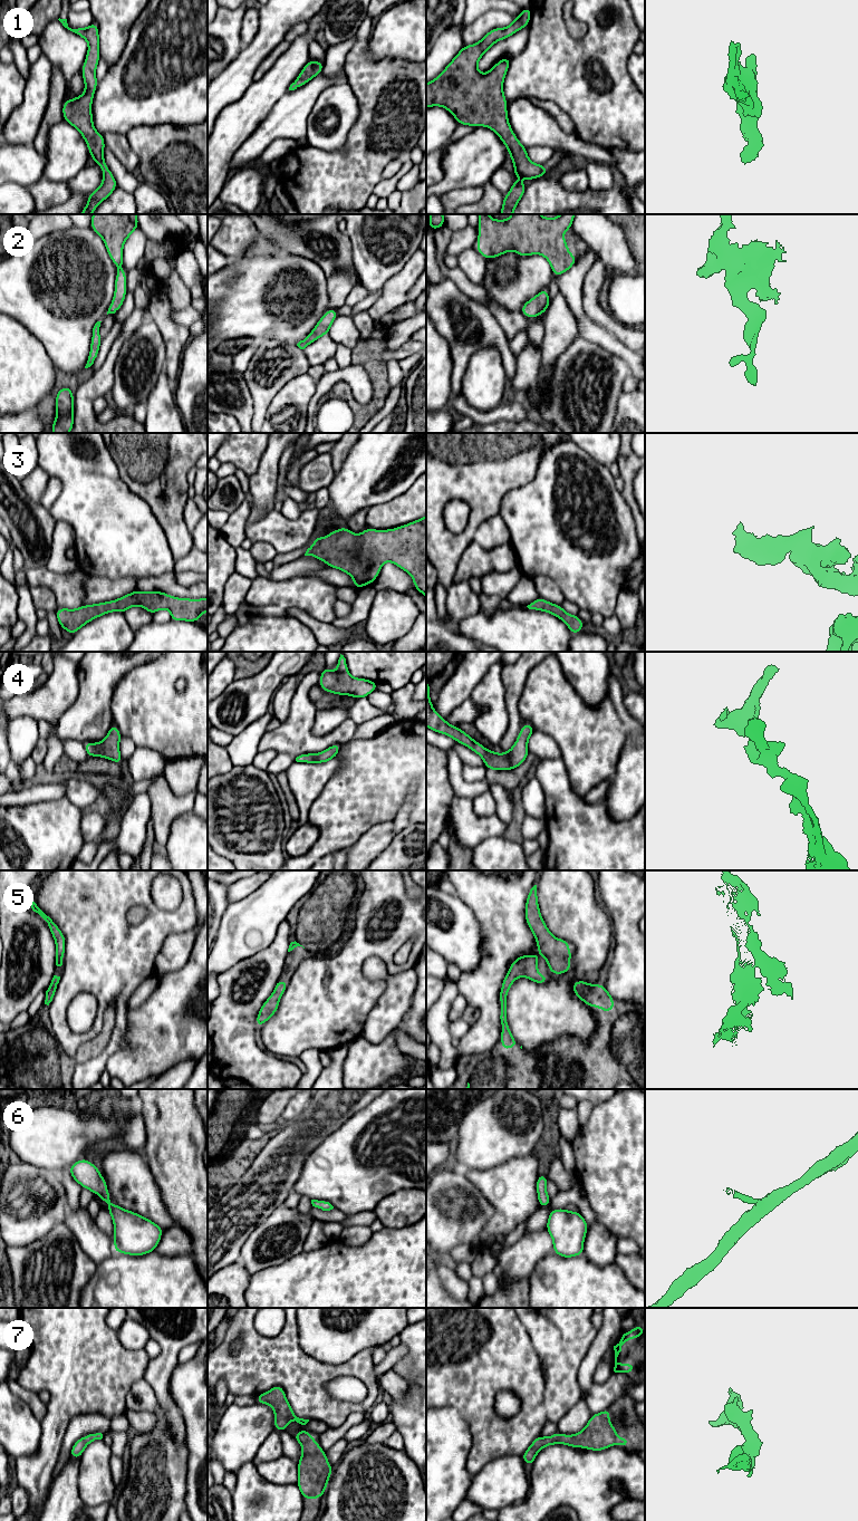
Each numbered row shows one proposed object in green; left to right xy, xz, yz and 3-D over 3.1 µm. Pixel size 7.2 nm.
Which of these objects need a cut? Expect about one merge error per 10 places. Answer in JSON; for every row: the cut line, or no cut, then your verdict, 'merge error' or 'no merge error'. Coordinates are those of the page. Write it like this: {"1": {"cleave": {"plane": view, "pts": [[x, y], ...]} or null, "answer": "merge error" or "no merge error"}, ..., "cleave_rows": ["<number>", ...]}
{"1": {"cleave": null, "answer": "no merge error"}, "2": {"cleave": null, "answer": "no merge error"}, "3": {"cleave": null, "answer": "no merge error"}, "4": {"cleave": null, "answer": "no merge error"}, "5": {"cleave": null, "answer": "no merge error"}, "6": {"cleave": null, "answer": "no merge error"}, "7": {"cleave": null, "answer": "no merge error"}, "cleave_rows": []}

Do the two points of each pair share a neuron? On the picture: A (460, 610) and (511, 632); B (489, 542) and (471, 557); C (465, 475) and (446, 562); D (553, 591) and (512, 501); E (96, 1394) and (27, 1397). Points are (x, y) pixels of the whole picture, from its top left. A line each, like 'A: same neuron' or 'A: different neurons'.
A: different neurons
B: different neurons
C: same neuron
D: different neurons
E: different neurons

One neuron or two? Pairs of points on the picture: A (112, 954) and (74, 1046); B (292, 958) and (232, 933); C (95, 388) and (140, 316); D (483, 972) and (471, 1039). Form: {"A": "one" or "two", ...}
{"A": "one", "B": "two", "C": "one", "D": "one"}

